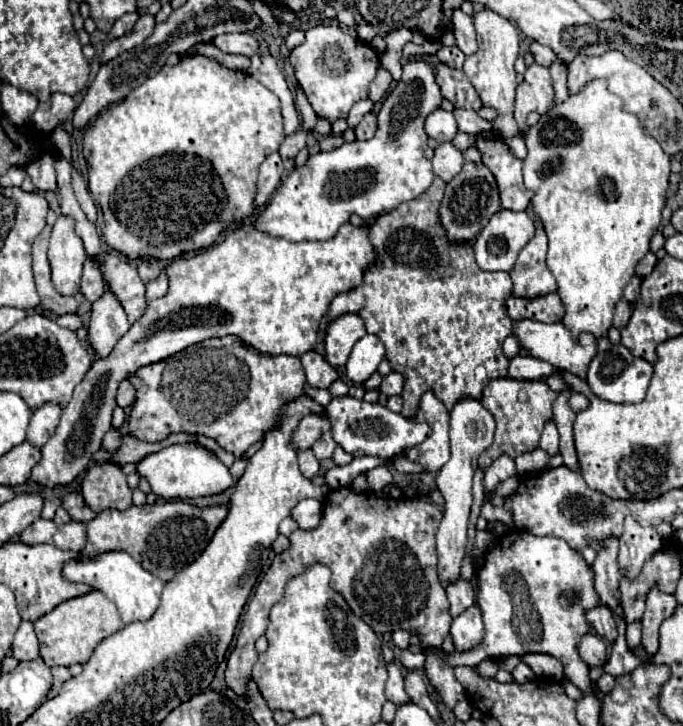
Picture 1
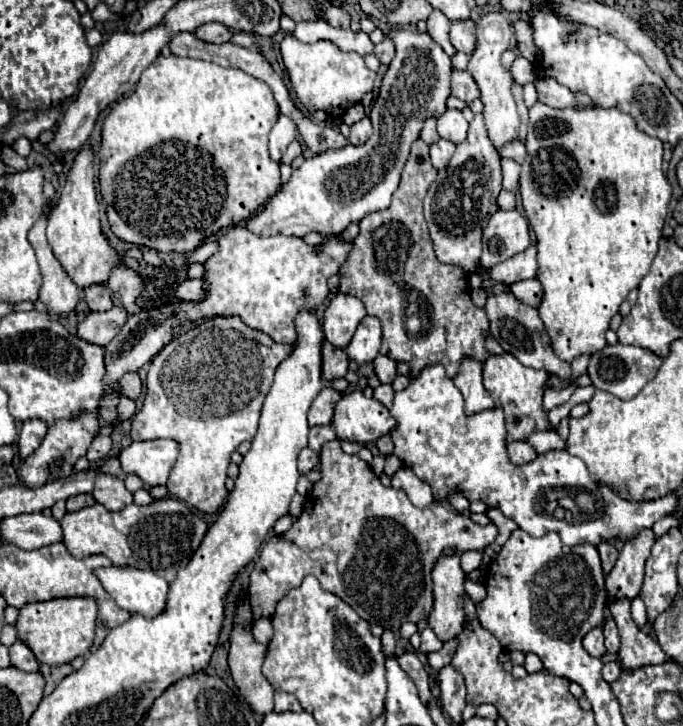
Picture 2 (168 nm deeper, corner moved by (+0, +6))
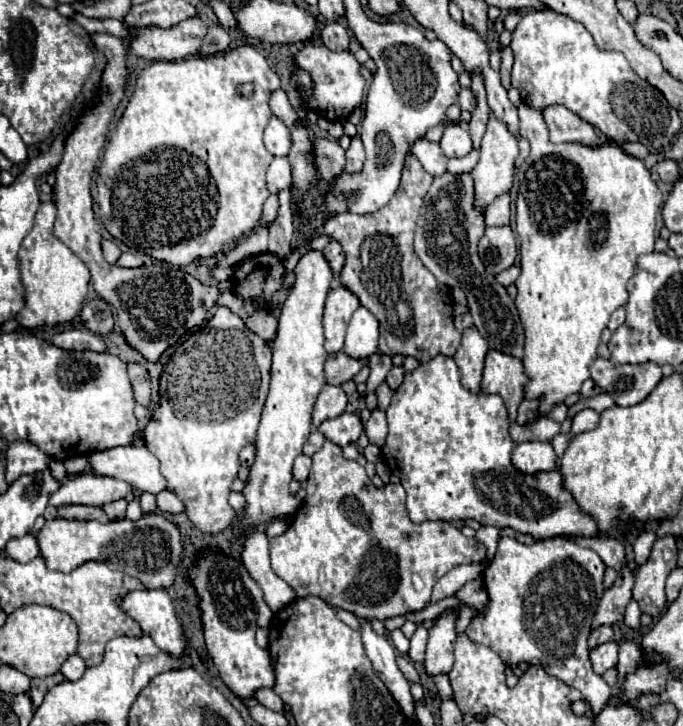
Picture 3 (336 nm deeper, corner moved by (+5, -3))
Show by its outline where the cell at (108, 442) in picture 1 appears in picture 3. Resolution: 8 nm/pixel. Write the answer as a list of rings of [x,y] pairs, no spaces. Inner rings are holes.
[[[72,457],[72,459],[66,459],[64,461],[64,467],[66,467],[66,473],[72,477],[72,475],[80,475],[88,465],[88,459],[86,457]]]

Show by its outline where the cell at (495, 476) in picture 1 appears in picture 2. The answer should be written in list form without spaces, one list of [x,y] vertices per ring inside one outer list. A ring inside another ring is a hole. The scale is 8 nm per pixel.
[[[509,442],[507,444],[507,454],[509,454],[509,462],[511,464],[527,464],[533,458],[537,458],[535,450],[527,444],[527,442]]]

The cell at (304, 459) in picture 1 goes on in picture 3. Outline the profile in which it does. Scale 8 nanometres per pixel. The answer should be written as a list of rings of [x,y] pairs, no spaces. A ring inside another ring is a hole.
[[[300,455],[296,461],[294,461],[294,479],[304,483],[308,479],[308,473],[310,473],[310,465],[312,465],[312,459],[306,457],[306,455]]]

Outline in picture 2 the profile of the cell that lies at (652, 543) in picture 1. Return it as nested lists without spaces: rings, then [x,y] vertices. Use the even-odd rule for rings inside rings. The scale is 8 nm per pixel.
[[[651,528],[639,530],[637,536],[629,538],[619,552],[619,558],[607,576],[607,594],[609,596],[627,596],[635,598],[643,584],[643,566],[649,558],[655,534]]]

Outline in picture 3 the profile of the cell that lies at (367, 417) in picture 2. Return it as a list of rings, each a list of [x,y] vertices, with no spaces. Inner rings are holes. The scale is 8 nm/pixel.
[[[342,413],[334,419],[326,419],[318,427],[320,433],[324,433],[326,439],[332,443],[344,447],[348,443],[354,443],[362,433],[362,421],[354,413]]]

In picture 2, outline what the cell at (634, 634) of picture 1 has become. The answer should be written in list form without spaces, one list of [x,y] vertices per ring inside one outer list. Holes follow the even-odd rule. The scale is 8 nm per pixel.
[[[633,598],[631,602],[631,614],[633,614],[633,620],[639,628],[643,628],[647,624],[647,612],[645,612],[645,604],[641,598]]]

